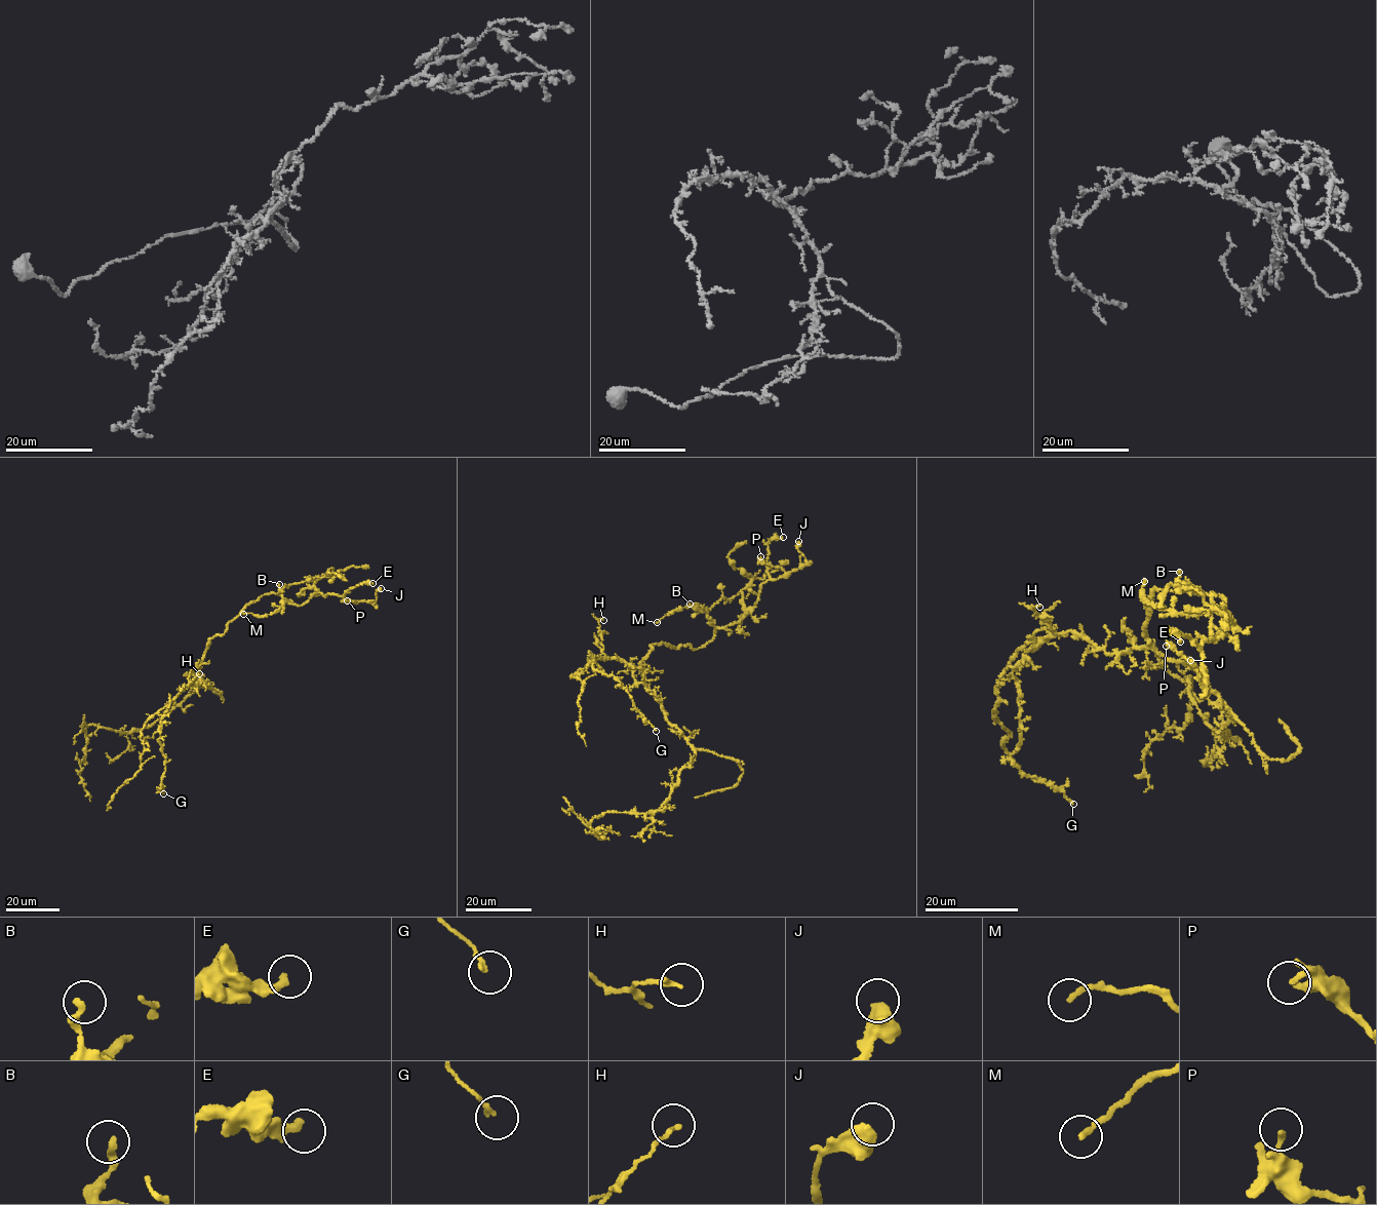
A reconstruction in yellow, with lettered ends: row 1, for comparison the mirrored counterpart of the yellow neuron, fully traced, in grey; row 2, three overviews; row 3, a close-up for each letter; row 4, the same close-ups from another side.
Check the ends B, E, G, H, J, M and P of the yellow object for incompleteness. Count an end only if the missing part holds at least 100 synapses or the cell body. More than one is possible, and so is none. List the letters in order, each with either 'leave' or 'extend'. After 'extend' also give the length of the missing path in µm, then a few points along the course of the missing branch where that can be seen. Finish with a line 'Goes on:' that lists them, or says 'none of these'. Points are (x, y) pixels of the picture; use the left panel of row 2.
B: leave
E: leave
G: leave
H: leave
J: leave
M: leave
P: leave
Goes on: none of these

